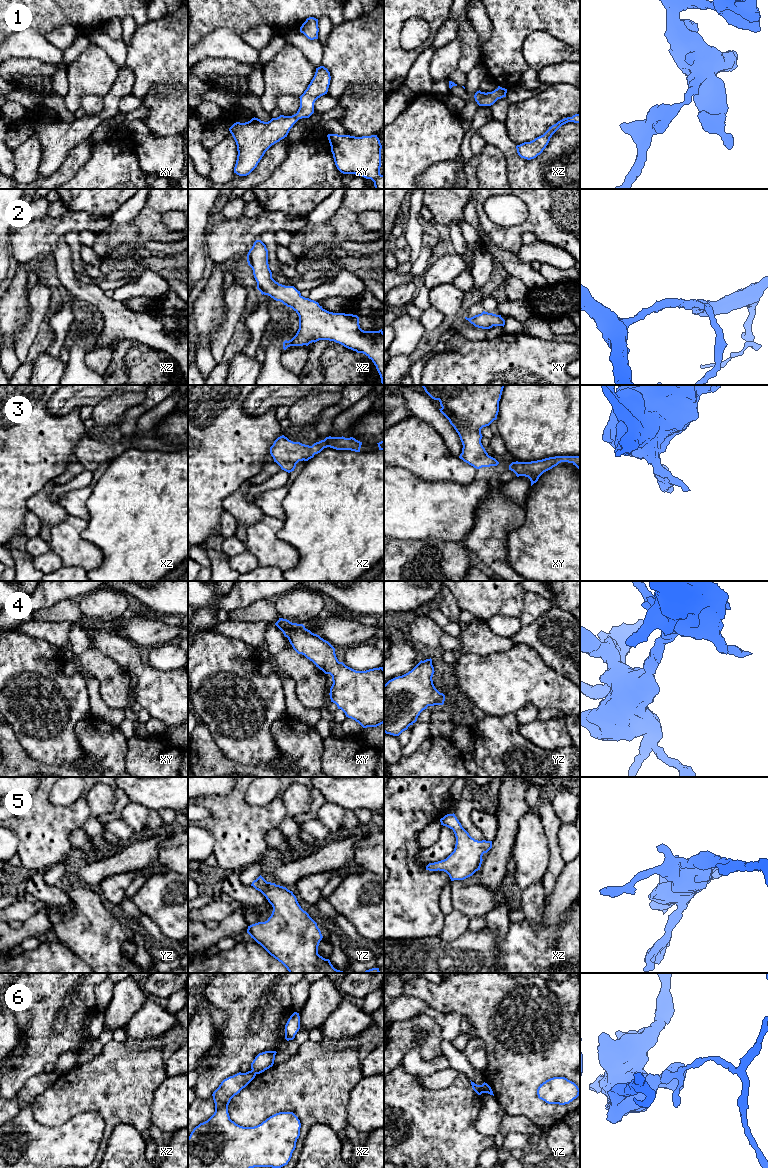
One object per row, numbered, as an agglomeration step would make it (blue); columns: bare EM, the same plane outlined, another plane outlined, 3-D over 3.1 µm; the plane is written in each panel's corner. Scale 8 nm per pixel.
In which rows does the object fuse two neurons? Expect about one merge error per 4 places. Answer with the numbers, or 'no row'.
6

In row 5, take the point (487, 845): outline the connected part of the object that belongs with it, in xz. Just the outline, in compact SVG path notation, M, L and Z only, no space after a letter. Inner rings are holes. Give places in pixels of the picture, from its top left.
M454 813L445 815L440 822L453 830L456 837L455 848L446 859L429 863L426 870L444 871L451 881L464 880L480 870L482 856L492 848L492 841L478 841L472 838Z

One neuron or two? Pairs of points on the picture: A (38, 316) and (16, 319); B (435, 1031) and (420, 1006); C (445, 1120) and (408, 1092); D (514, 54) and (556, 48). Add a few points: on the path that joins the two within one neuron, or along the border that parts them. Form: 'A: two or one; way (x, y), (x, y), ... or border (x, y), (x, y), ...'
A: two; border (28, 293), (28, 320), (17, 331), (15, 337)
B: two; border (424, 1012), (422, 1014)
C: one; way (436, 1120), (417, 1101)
D: two; border (534, 32), (522, 47), (530, 67)

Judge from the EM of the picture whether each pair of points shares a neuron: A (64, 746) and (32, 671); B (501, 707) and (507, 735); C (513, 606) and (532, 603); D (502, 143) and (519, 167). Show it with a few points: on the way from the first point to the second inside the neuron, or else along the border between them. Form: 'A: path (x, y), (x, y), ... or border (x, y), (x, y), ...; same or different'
A: path (45, 727), (43, 705), (33, 695), (32, 690); same
B: border (515, 713), (507, 713), (502, 716), (486, 715); different
C: border (526, 592), (523, 598), (522, 613), (518, 617); different
D: path (508, 149), (514, 161); same

